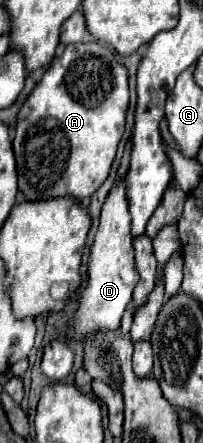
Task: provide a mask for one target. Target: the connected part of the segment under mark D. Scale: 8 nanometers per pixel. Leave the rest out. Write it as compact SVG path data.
M122 177L108 193L102 205L100 227L88 259L88 287L80 299L80 307L74 317L70 337L84 339L94 331L114 331L120 327L122 313L132 299L132 289L138 283L138 271L134 267L134 247L130 233L130 211L126 197L126 177Z

